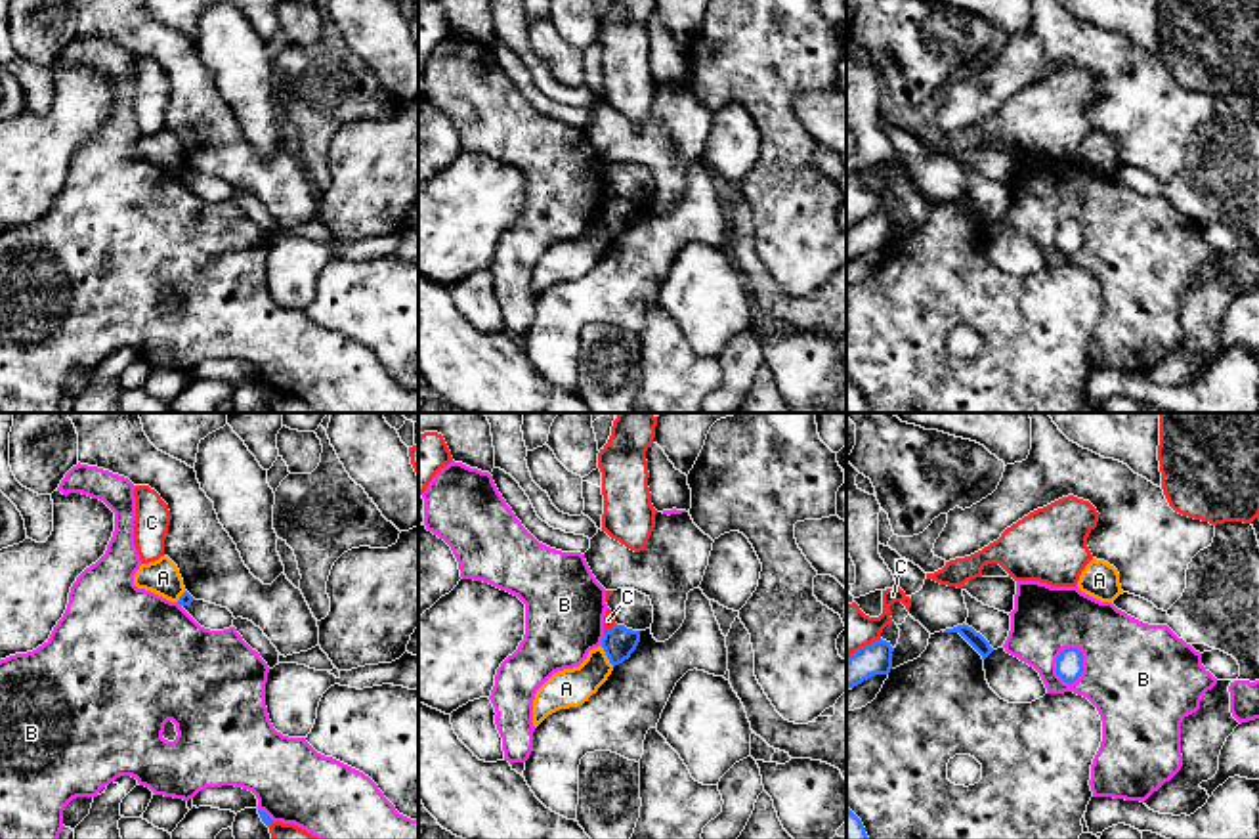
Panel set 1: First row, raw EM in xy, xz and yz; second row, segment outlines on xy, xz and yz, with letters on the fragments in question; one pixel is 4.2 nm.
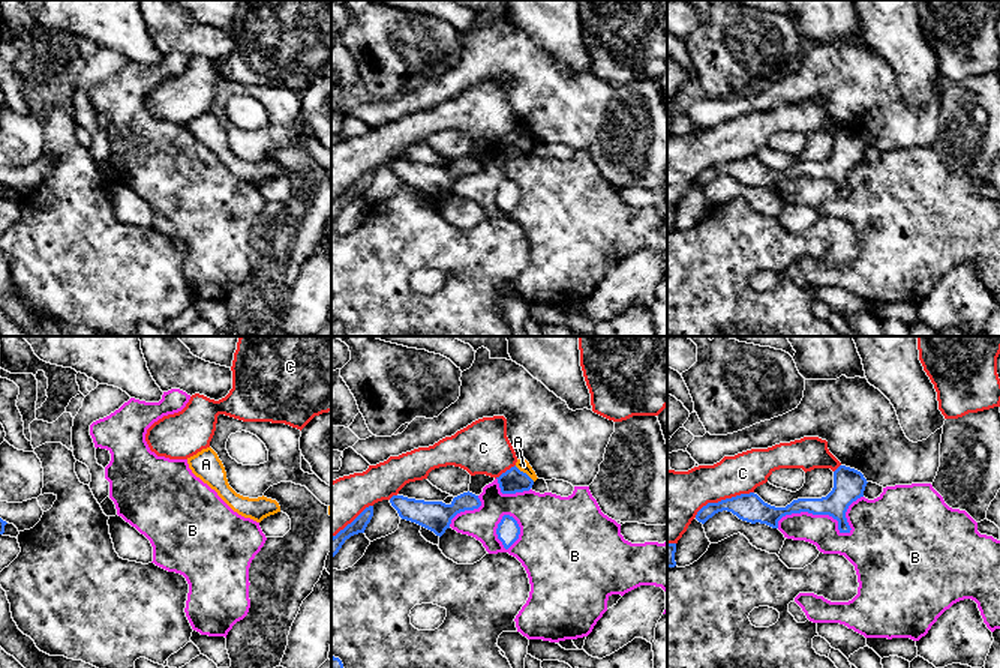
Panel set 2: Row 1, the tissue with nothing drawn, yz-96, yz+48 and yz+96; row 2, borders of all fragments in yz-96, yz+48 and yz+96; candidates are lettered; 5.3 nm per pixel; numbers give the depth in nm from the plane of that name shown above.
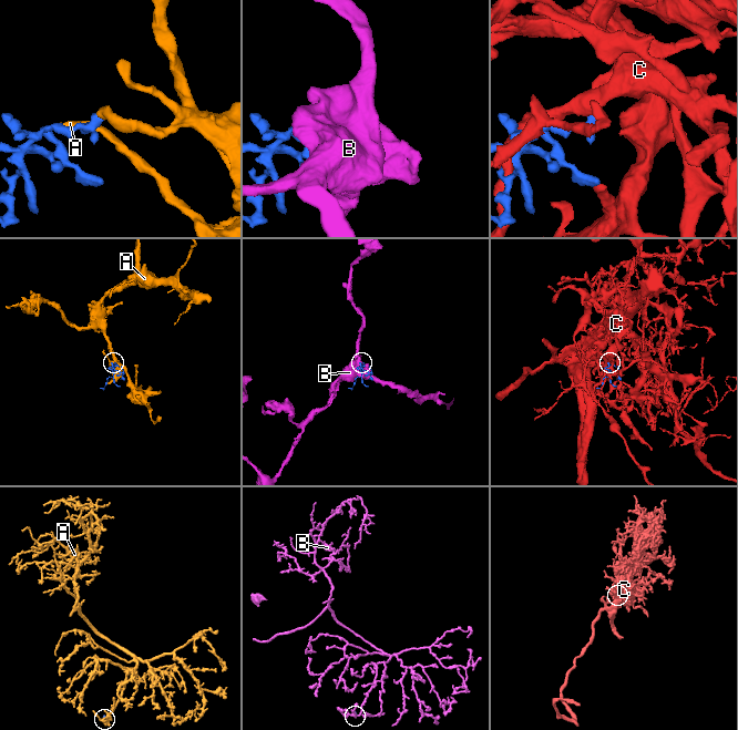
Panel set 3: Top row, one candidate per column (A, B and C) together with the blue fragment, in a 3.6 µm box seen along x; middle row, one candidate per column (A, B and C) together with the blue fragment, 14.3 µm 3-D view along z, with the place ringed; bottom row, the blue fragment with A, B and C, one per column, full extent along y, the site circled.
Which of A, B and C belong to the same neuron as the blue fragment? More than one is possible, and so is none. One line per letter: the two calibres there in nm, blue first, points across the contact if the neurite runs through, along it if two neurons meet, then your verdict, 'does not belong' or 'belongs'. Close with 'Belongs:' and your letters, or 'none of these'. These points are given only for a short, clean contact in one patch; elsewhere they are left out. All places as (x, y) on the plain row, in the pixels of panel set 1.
A: 140 nm thick on the blue side, 160 nm on the other; border along xz (600, 218), (614, 237); does not belong
B: 110 nm thick on the blue side, 440 nm on the other; does not belong
C: 140 nm thick on the blue side, 200 nm on the other; does not belong
Belongs: none of these

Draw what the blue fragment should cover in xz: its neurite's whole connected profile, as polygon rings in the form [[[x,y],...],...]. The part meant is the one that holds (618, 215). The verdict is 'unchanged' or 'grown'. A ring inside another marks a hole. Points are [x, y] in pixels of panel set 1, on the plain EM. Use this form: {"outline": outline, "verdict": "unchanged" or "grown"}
{"outline": [[[613,197],[609,203],[604,204],[602,220],[615,239],[630,229],[640,214],[640,203],[627,201],[625,197]]], "verdict": "unchanged"}

